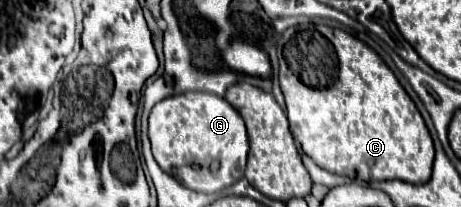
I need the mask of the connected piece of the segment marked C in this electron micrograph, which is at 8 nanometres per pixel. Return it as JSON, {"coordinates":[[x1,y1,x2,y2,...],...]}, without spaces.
{"coordinates":[[300,24,288,28,278,42,280,86,286,100,286,114,294,138,302,150,324,170,352,180,406,180,424,184,430,180,434,162,434,144,428,128,386,62,364,42,340,28,322,24]]}

